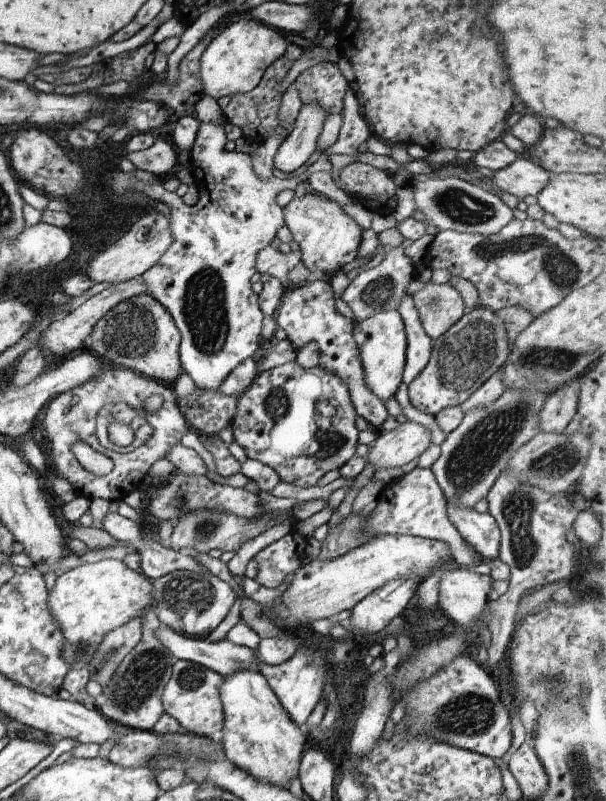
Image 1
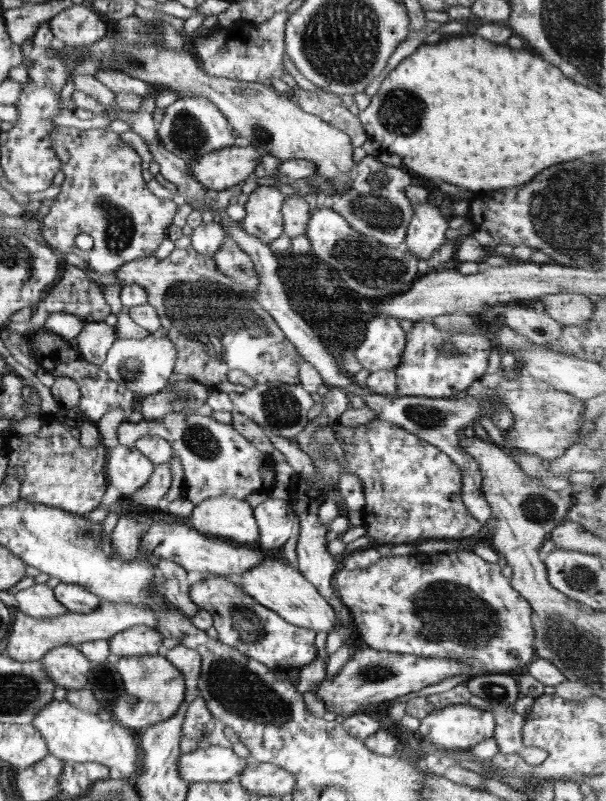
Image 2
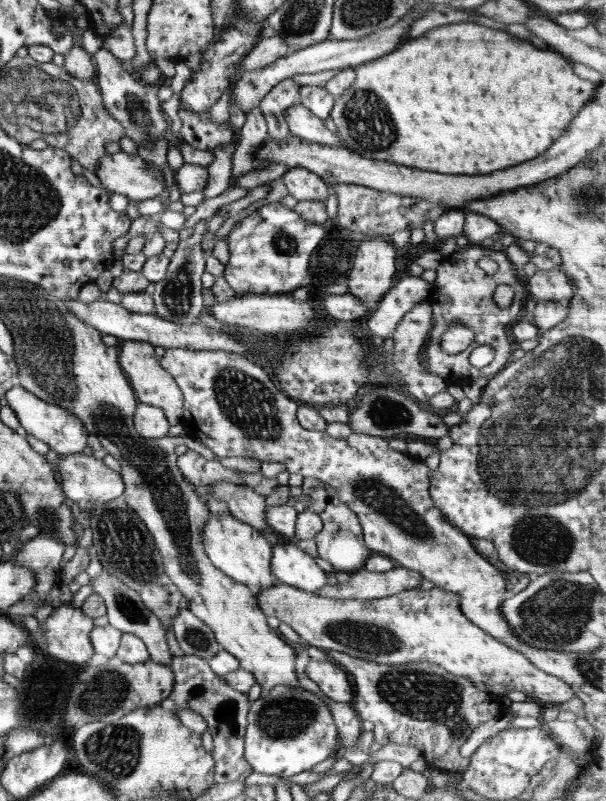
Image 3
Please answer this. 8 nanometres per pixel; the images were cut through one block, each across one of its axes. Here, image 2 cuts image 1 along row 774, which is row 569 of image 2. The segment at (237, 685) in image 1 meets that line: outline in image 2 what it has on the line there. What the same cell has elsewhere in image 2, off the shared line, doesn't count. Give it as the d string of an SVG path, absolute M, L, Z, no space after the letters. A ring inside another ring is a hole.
M270 558L242 574L240 585L247 595L266 608L277 612L286 622L313 631L330 633L339 627L336 611L318 589L289 564Z

